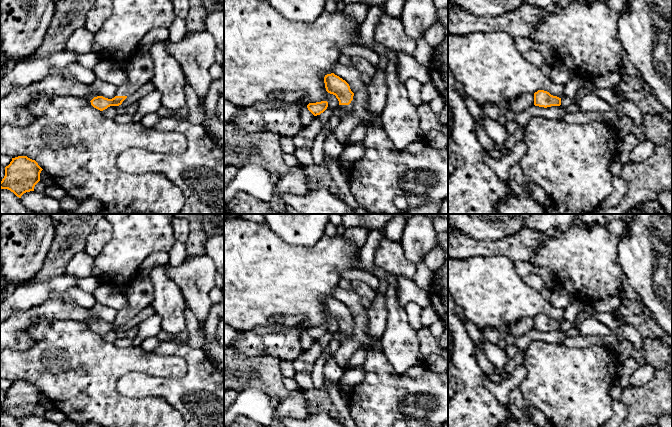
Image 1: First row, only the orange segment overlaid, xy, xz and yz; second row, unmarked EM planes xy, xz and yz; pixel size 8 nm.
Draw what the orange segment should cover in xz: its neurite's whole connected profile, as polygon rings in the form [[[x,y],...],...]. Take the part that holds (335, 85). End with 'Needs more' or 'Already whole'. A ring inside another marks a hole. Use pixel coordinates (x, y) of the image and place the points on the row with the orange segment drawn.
[[[334,73],[325,75],[324,83],[326,91],[335,95],[339,101],[335,115],[339,118],[350,115],[354,93],[349,84]]]. Needs more

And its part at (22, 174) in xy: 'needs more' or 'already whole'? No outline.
already whole

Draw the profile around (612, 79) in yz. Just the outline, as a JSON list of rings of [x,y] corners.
[[[620,69],[606,74],[602,79],[596,80],[586,80],[585,86],[591,89],[612,89],[614,86],[617,86],[620,82],[621,71]]]

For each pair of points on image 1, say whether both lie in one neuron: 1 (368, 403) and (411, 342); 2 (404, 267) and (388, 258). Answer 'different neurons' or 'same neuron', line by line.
1: different neurons
2: same neuron

